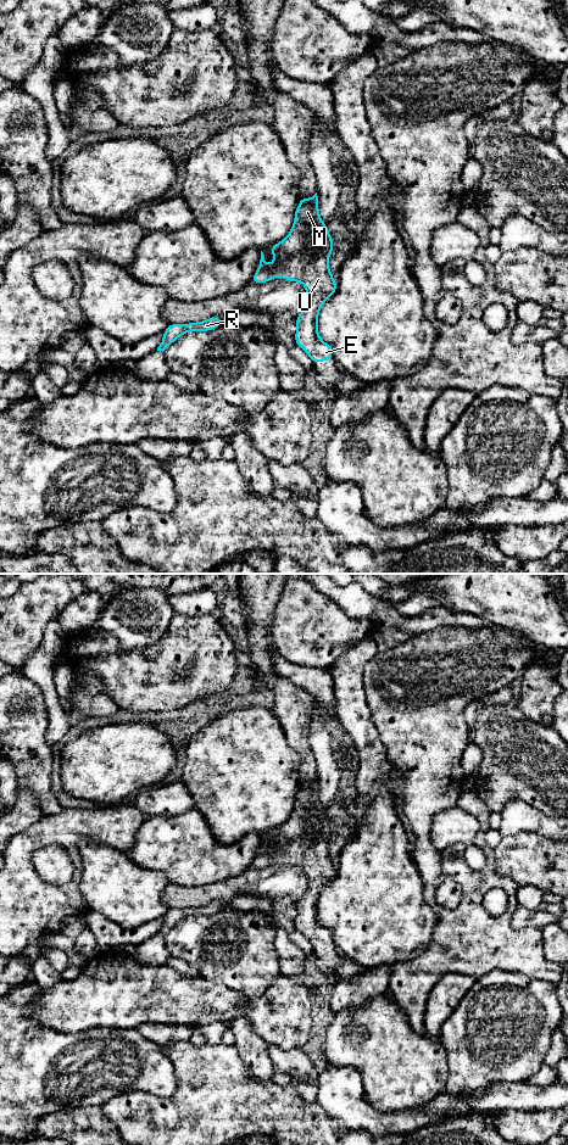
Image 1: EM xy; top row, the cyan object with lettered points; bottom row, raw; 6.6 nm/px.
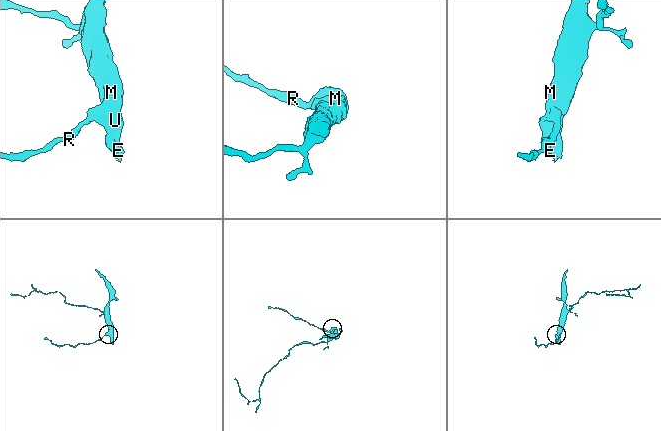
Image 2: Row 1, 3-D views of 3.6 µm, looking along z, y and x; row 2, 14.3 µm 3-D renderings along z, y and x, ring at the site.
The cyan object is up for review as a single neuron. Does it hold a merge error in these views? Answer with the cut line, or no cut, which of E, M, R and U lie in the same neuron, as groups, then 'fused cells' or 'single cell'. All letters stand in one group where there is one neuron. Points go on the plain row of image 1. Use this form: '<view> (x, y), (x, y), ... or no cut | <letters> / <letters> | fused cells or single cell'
no cut | E M R U | single cell

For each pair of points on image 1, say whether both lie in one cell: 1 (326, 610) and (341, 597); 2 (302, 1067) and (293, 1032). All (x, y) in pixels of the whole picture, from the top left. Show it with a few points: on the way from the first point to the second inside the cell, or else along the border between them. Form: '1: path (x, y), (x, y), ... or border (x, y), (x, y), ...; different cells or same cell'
1: border (313, 586), (334, 601), (349, 615), (358, 618); different cells
2: border (269, 1043), (282, 1048), (301, 1048); different cells

